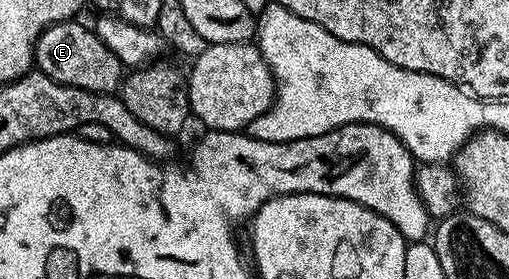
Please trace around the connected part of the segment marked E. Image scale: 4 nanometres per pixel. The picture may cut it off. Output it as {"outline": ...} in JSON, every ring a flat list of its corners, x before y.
{"outline":[[77,19,60,21,41,33,35,50,36,68,64,85,79,87,83,91,113,93,123,80,121,60,88,24,80,25,79,22]]}

